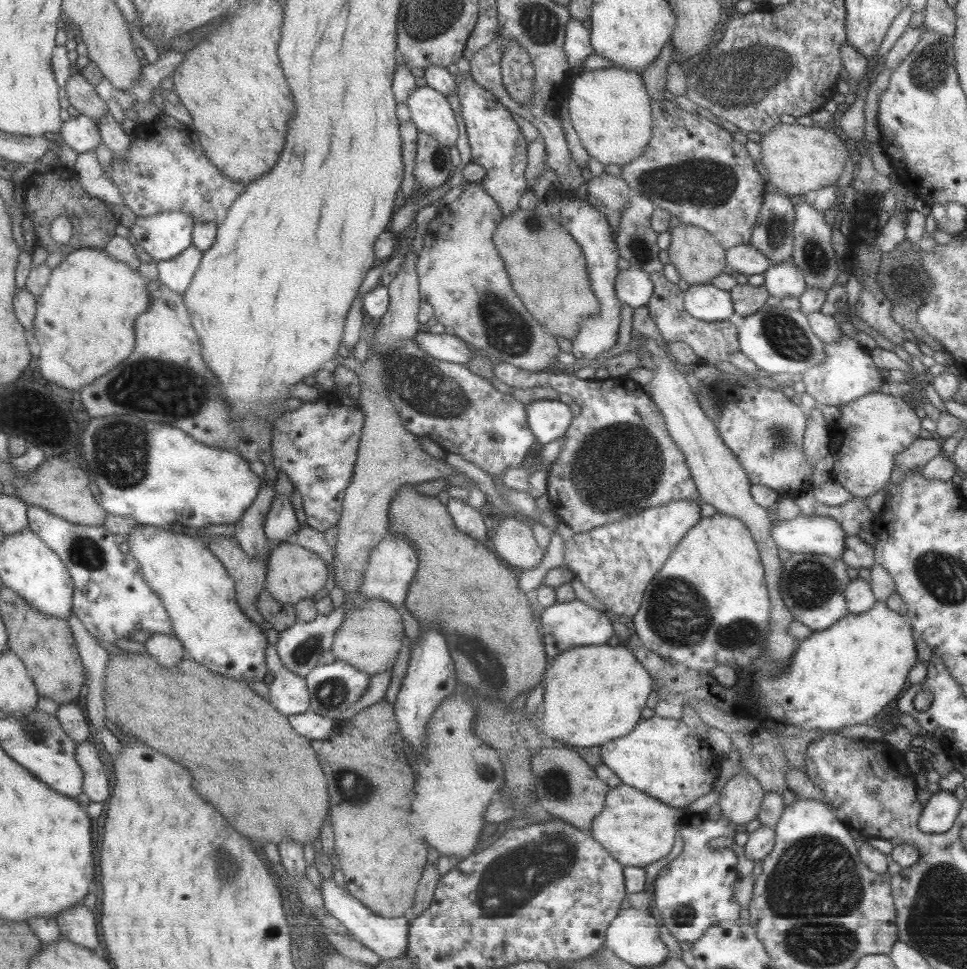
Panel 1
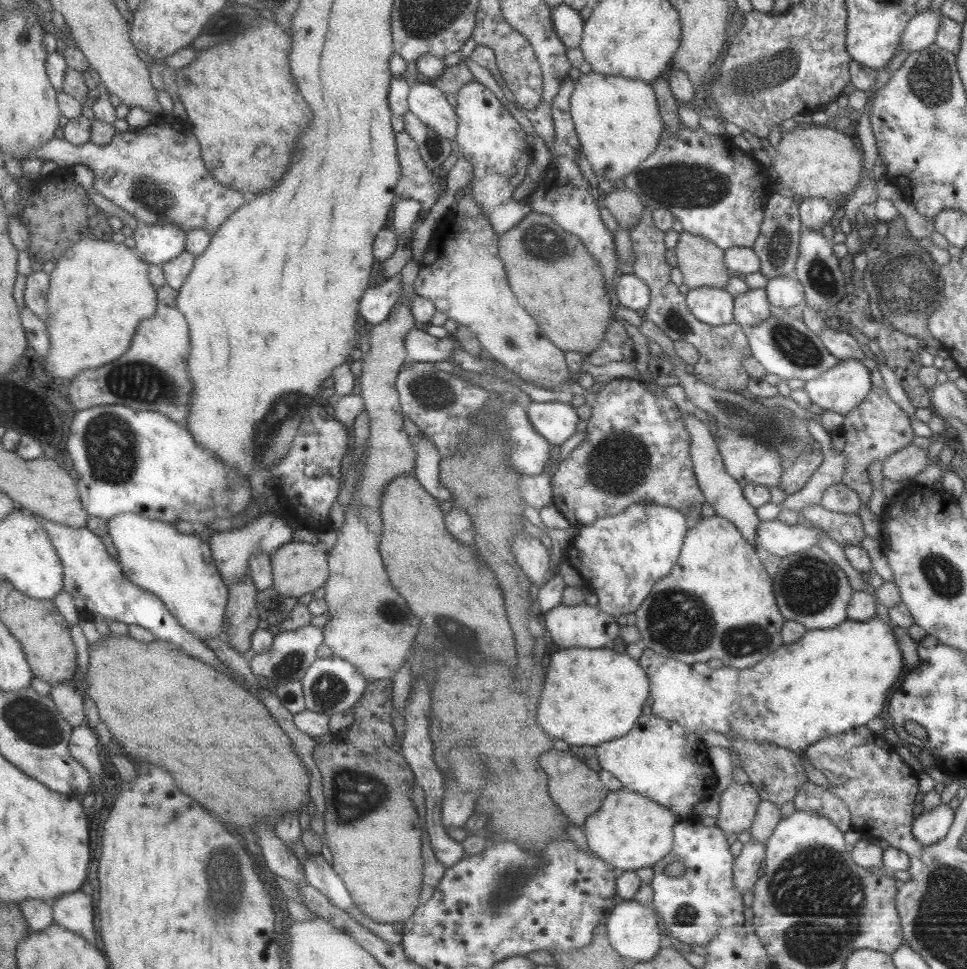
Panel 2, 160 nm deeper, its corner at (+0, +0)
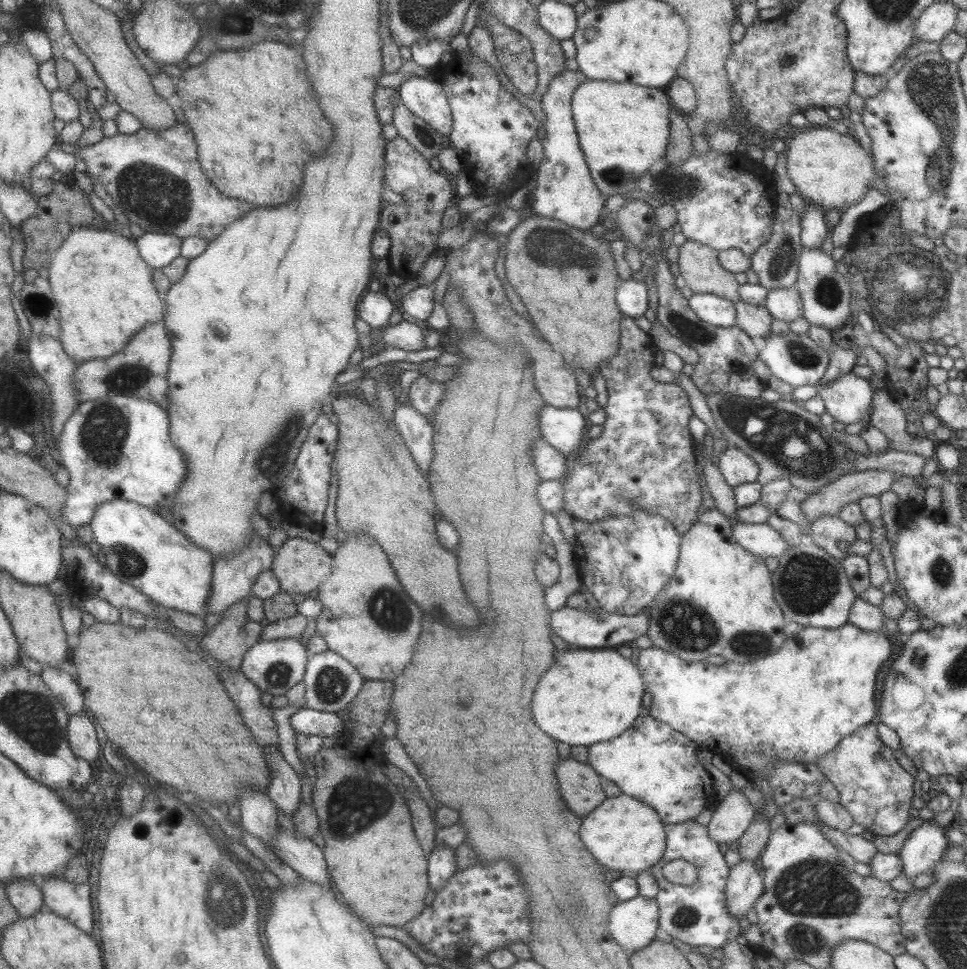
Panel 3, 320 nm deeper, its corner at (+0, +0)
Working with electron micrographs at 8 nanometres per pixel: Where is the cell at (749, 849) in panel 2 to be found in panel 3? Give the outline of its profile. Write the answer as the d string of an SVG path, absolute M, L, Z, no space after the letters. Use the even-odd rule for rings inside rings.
M740 861L730 868L724 893L727 912L739 920L745 917L762 893L762 876L757 871L757 864Z

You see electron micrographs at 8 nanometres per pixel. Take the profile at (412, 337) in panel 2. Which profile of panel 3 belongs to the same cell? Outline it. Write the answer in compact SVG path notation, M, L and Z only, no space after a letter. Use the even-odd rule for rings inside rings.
M401 319L400 322L393 326L388 326L382 331L374 331L368 334L371 339L372 345L378 340L384 342L386 346L395 347L404 351L414 351L423 349L424 332L421 332L421 328L411 322L407 322L405 319Z

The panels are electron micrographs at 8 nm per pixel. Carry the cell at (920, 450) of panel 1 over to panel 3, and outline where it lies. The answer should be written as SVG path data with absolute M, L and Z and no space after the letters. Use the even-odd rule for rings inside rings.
M867 469L866 471L849 471L833 480L833 482L829 482L816 491L809 493L798 504L799 510L803 512L809 523L819 519L821 516L829 517L837 515L840 508L846 504L858 502L864 496L879 496L882 492L889 490L893 480L901 475L898 472L891 472L890 470Z

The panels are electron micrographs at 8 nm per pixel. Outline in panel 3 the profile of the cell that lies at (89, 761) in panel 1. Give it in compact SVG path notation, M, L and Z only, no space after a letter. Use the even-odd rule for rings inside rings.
M83 711L68 716L66 728L68 746L75 756L91 762L99 754L99 742L93 730L93 722Z

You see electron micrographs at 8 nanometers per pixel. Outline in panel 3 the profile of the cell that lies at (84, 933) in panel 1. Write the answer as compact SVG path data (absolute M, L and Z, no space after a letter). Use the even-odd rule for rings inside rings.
M51 875L42 878L39 889L44 907L55 915L66 918L79 930L92 934L93 908L89 899L89 884L67 882L64 876Z

